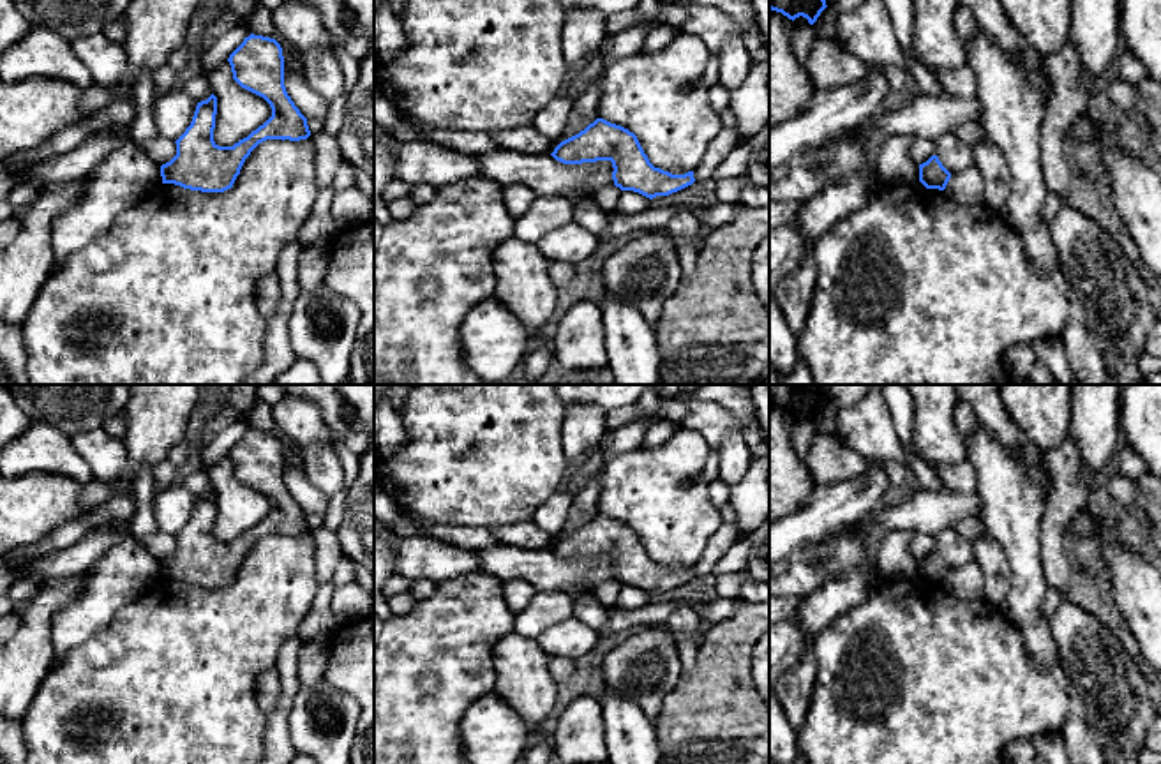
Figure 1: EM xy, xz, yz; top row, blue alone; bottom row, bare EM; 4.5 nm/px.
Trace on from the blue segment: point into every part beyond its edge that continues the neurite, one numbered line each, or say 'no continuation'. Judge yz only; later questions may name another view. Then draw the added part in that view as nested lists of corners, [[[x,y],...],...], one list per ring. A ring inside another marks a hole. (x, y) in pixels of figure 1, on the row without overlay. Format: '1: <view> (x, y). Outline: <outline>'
no continuation

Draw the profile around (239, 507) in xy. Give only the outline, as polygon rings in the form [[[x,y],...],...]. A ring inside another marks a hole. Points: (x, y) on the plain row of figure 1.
[[[229,457],[212,466],[208,476],[217,492],[215,540],[233,542],[272,512],[272,503],[263,492],[242,483],[233,475]]]

